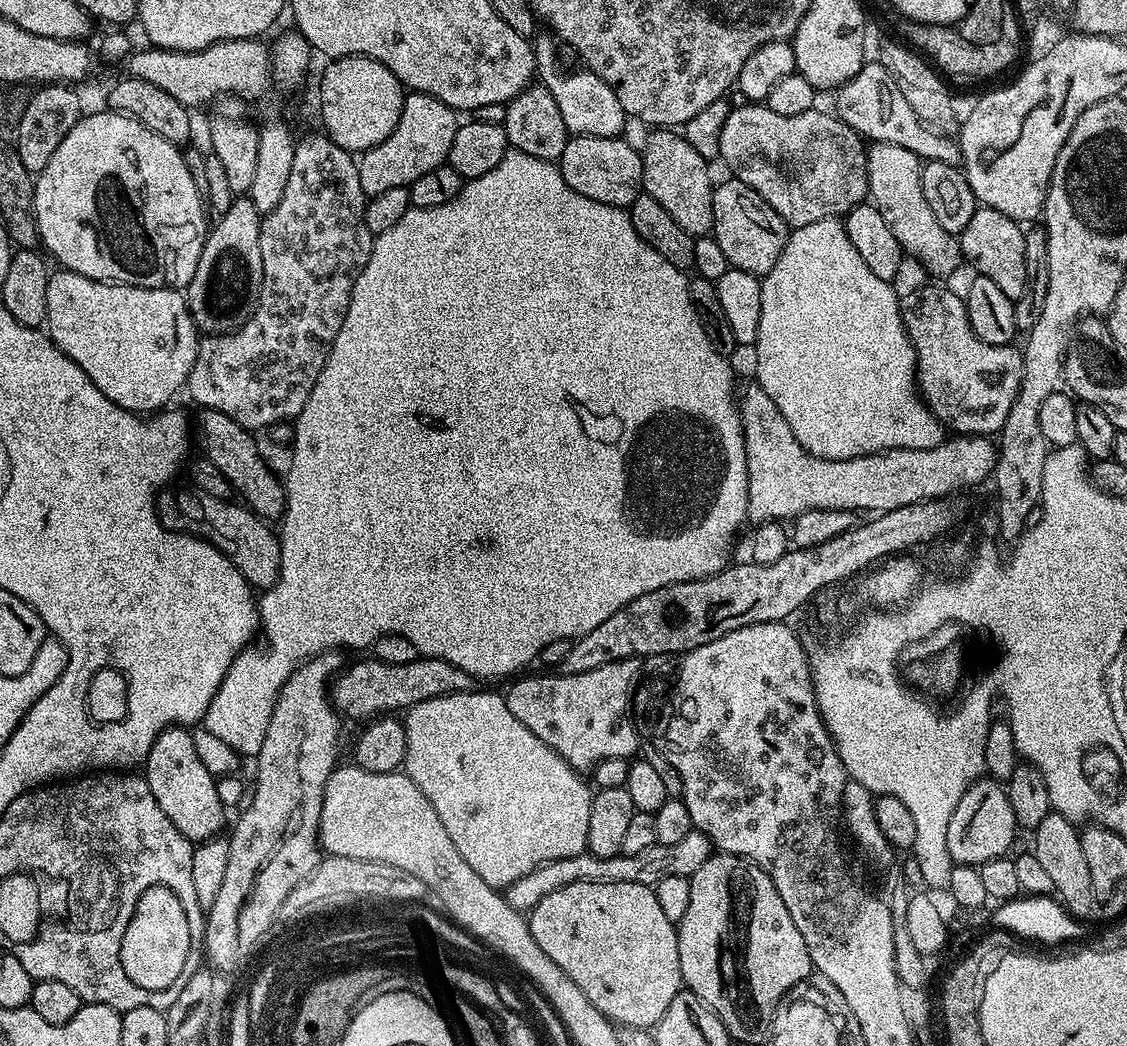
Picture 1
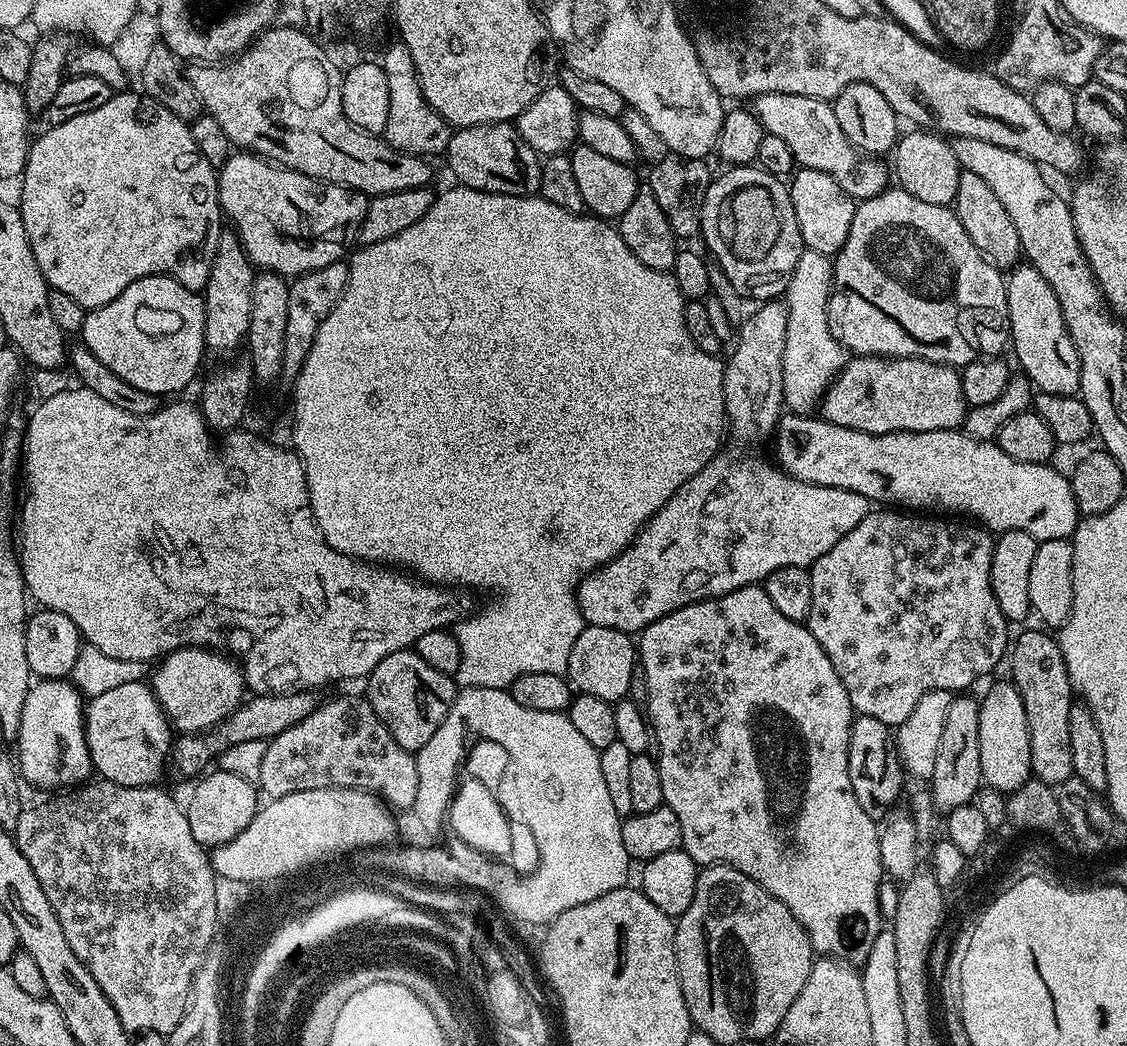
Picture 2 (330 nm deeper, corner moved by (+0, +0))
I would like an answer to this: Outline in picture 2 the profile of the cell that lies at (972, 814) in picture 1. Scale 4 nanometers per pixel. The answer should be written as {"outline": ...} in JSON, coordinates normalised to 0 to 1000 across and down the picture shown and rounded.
{"outline":[[[891,650],[886,651],[870,669],[868,721],[871,725],[872,749],[886,757],[897,759],[916,742],[914,698],[910,694],[910,675],[907,675],[907,663],[903,663],[901,654]]]}

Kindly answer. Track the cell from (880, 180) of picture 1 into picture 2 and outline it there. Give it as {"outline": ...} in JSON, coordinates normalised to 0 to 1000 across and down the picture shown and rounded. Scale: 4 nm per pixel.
{"outline":[[[676,90],[670,93],[669,110],[674,116],[679,126],[694,132],[697,140],[701,140],[701,147],[705,147],[710,161],[729,163],[751,182],[757,191],[771,191],[783,184],[790,176],[790,161],[783,152],[774,147],[768,147],[759,141],[747,128],[747,120],[744,120],[744,113],[740,109],[738,99],[734,96],[715,94],[712,90]]]}

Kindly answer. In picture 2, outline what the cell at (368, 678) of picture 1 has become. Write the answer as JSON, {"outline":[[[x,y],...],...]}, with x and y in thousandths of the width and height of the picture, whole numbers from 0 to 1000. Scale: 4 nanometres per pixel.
{"outline":[[[277,660],[251,662],[246,665],[224,664],[223,667],[214,671],[198,690],[191,692],[189,696],[173,702],[163,702],[158,707],[155,707],[153,710],[153,714],[150,716],[150,728],[152,731],[153,729],[154,730],[158,739],[163,742],[170,742],[169,744],[177,743],[178,739],[185,733],[184,730],[186,729],[187,727],[189,729],[190,725],[194,724],[195,720],[201,718],[204,713],[211,713],[211,709],[222,709],[223,707],[240,708],[247,702],[250,702],[250,698],[257,698],[257,694],[268,690],[268,686],[272,686],[272,683],[275,683],[280,678],[282,672],[282,666],[280,665],[281,663]]]}

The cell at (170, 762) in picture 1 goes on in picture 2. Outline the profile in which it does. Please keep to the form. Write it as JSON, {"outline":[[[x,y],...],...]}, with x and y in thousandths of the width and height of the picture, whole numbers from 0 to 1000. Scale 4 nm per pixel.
{"outline":[[[120,650],[119,652],[112,652],[112,656],[104,656],[101,660],[94,660],[94,663],[87,663],[81,666],[77,670],[76,680],[75,682],[75,705],[78,710],[80,717],[80,725],[82,726],[83,735],[86,739],[90,738],[91,745],[98,750],[104,750],[105,751],[115,751],[116,753],[127,753],[129,751],[135,751],[139,749],[138,746],[142,742],[142,737],[145,736],[146,730],[150,726],[150,716],[153,714],[154,708],[154,697],[146,680],[142,677],[142,672],[138,670],[138,664],[135,663],[134,657],[130,653]]]}

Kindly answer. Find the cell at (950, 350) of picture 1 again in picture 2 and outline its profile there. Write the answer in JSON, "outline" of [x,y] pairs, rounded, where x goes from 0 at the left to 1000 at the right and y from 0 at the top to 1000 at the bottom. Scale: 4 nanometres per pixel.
{"outline":[[[757,339],[735,368],[735,374],[729,380],[730,401],[744,407],[765,411],[773,417],[791,413],[851,410],[859,391],[854,377],[852,356],[843,348],[830,348],[817,340],[799,340],[787,344],[783,340]]]}

